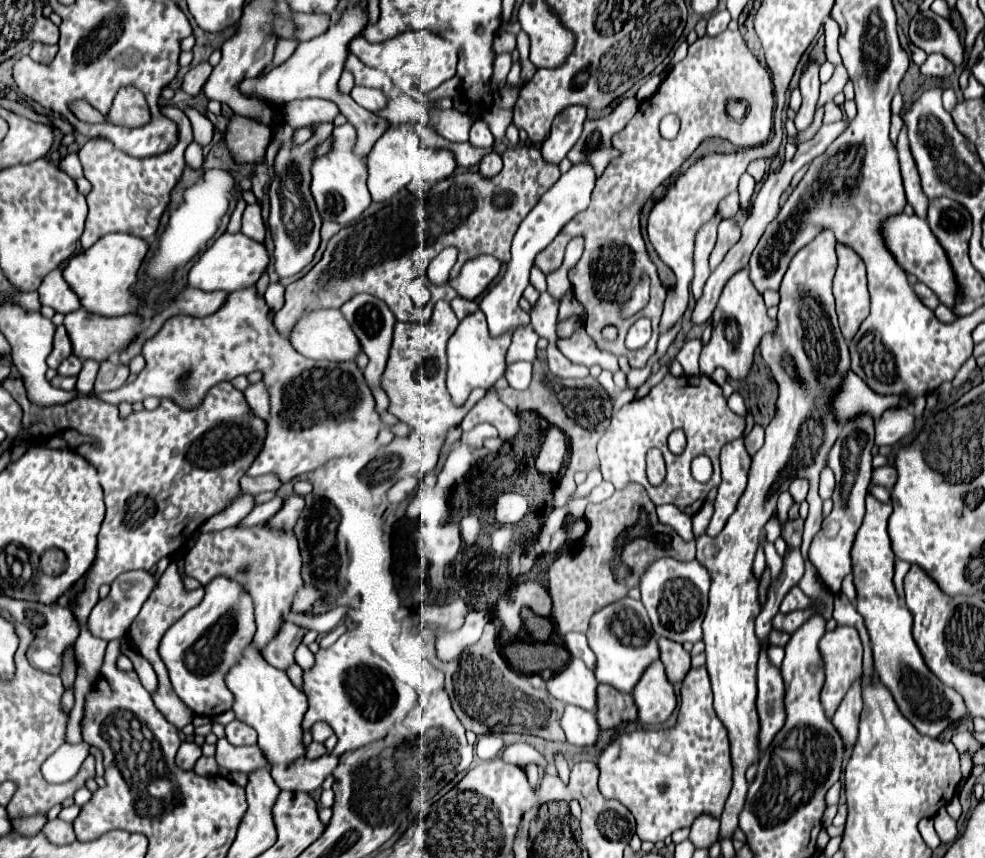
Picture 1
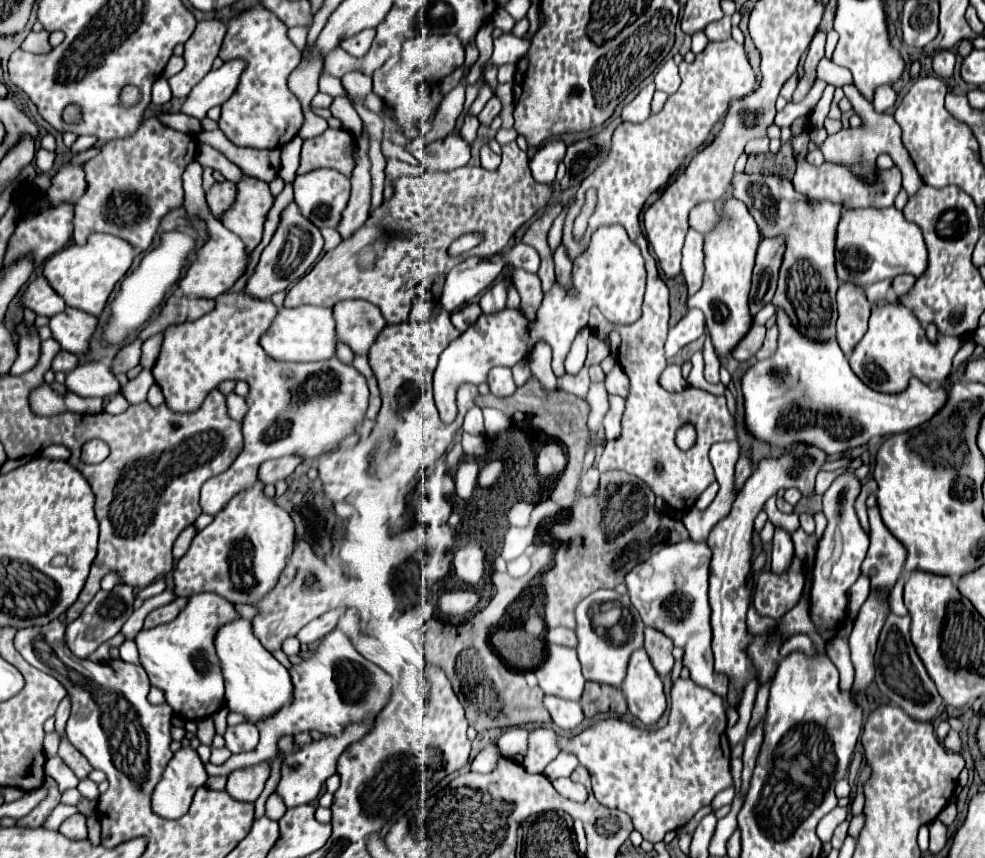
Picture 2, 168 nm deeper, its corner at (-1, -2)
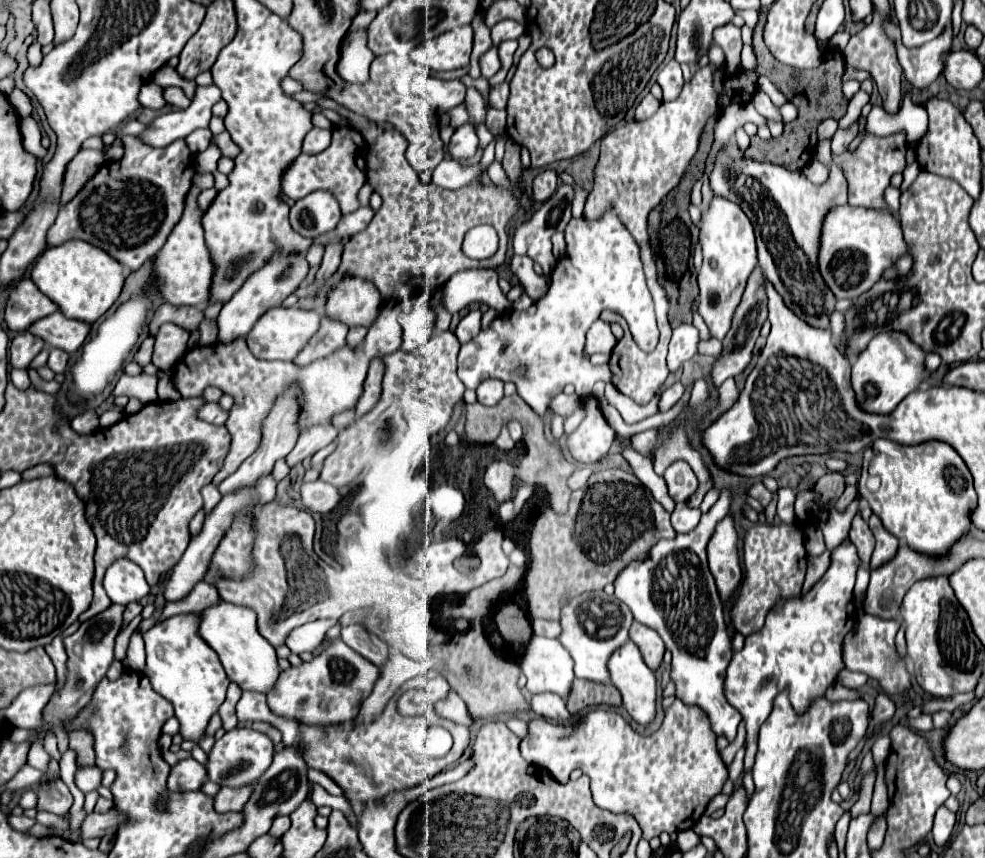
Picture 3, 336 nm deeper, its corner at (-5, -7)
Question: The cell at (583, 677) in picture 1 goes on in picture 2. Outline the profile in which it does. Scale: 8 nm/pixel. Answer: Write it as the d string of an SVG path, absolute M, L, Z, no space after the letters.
M548 644L546 646L546 660L534 670L540 688L546 694L566 698L566 700L580 700L584 692L586 678L582 674L582 666L578 662L576 650Z

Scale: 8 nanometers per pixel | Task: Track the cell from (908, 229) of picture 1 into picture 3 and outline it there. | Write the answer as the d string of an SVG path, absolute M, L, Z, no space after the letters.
M836 205L830 207L822 221L818 271L836 299L860 297L882 277L882 271L894 265L894 259L904 253L908 253L908 247L902 239L902 227L890 211L870 211L864 207Z

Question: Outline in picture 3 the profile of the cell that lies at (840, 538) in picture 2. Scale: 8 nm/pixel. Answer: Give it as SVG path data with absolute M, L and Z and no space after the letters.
M846 541L832 553L832 565L824 577L800 597L780 599L766 615L766 623L760 631L750 633L744 641L742 651L732 655L730 667L726 669L724 695L728 703L738 709L748 731L748 747L744 769L750 771L754 763L754 735L772 711L772 703L778 693L788 691L794 713L802 715L810 709L812 701L824 697L826 689L836 681L844 669L842 643L844 637L856 625L854 607L854 579L858 569L856 547Z

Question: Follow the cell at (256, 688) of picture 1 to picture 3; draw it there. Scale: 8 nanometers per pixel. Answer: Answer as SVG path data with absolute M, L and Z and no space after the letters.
M218 601L216 605L208 607L200 615L198 635L218 653L230 681L236 681L242 689L252 689L266 693L274 687L280 669L276 663L274 647L258 633L256 629L256 613L250 607L234 605L228 601Z

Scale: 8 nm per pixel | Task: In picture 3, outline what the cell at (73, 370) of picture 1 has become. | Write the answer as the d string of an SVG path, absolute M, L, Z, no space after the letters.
M50 349L50 357L48 357L48 367L54 373L64 373L68 365L68 353L62 349Z

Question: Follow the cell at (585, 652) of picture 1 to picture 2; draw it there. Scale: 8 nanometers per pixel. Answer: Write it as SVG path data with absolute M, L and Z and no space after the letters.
M550 628L548 634L546 634L546 640L548 642L554 642L554 644L568 646L568 648L576 648L578 646L576 632L570 630L570 628Z

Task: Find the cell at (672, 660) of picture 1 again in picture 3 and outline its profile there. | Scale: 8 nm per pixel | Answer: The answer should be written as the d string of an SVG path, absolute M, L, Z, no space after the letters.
M632 623L630 625L630 631L628 631L630 639L638 645L638 649L642 651L642 657L644 657L644 663L650 667L650 669L658 669L660 663L662 663L662 655L664 655L664 643L660 639L660 635L650 629L650 627L644 627L640 623Z

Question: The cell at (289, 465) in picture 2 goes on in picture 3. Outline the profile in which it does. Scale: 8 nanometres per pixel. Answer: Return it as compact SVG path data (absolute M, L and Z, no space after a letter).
M312 425L312 427L308 427L306 431L300 433L300 439L298 439L296 447L286 457L288 465L294 467L296 463L302 463L304 459L314 455L322 447L330 445L336 439L336 435L338 435L338 429L334 425Z

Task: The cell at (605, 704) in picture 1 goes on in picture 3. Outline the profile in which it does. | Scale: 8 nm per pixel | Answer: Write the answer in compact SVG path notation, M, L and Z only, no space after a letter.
M582 679L572 681L572 689L570 689L570 695L566 701L568 711L578 713L580 709L584 709L588 705L618 707L618 705L622 705L622 699L612 685L602 685L602 683L594 683L594 681L582 681Z

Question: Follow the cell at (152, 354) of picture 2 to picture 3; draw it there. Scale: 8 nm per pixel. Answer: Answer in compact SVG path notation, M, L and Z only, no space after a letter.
M174 323L162 325L158 335L156 335L152 363L158 369L168 369L176 361L180 361L182 355L186 353L188 337L190 337L190 331L186 331L182 327L176 327Z

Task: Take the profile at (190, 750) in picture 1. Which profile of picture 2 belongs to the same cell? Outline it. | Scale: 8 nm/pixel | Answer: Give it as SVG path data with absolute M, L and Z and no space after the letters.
M190 746L180 748L168 762L162 780L154 788L152 806L162 818L180 818L190 808L194 790L206 782L204 764Z

